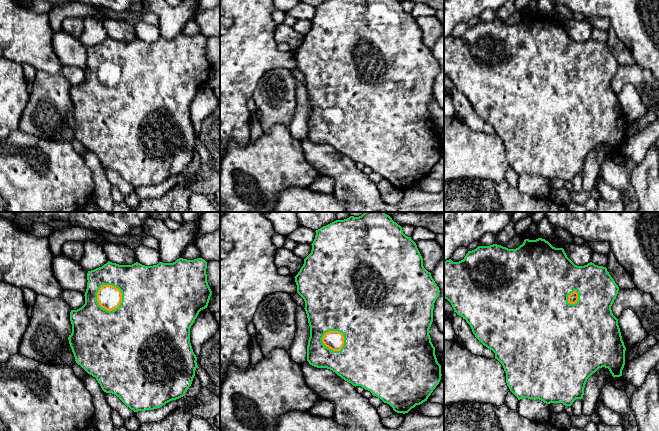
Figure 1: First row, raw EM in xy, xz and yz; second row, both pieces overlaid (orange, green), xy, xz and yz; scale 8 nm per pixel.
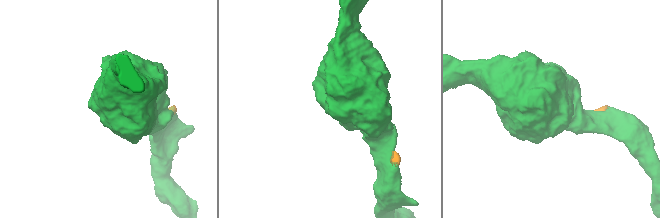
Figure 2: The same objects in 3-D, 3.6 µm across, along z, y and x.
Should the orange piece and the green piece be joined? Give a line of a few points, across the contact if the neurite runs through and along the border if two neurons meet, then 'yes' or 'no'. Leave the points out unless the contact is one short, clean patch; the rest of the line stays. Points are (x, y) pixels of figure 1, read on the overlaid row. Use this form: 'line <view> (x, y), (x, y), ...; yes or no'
yes

